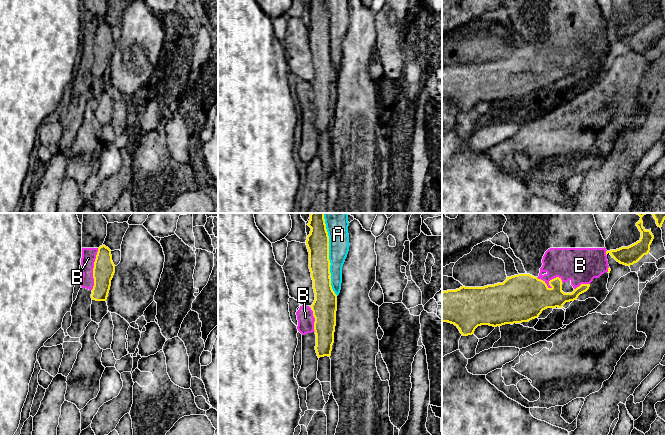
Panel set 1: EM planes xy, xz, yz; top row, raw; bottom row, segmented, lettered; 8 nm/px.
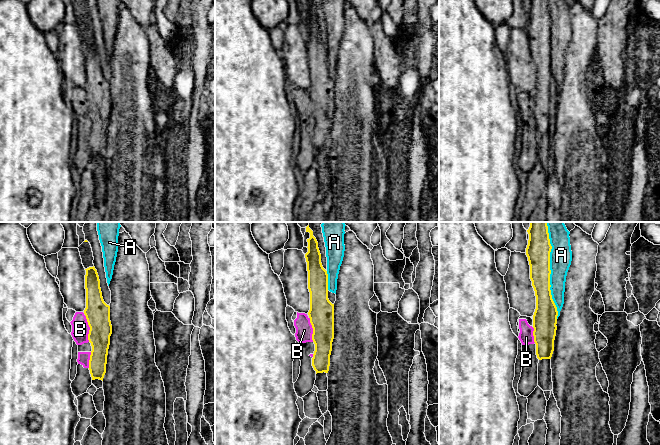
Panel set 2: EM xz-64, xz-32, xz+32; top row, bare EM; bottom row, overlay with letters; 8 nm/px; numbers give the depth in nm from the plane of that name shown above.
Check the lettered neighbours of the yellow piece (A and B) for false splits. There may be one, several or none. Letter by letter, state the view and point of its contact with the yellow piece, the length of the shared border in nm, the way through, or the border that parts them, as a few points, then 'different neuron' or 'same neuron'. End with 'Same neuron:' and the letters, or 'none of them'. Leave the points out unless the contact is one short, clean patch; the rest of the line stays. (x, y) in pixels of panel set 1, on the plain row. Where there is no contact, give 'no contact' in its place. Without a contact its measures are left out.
A: meets yellow in xz at (328, 26); contact 420 nm long; different neuron
B: meets yellow in xy at (93, 45); contact 340 nm long; different neuron
Same neuron: none of them

